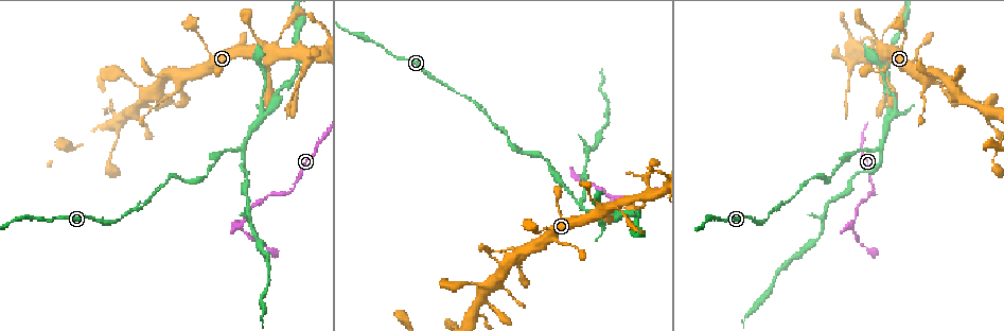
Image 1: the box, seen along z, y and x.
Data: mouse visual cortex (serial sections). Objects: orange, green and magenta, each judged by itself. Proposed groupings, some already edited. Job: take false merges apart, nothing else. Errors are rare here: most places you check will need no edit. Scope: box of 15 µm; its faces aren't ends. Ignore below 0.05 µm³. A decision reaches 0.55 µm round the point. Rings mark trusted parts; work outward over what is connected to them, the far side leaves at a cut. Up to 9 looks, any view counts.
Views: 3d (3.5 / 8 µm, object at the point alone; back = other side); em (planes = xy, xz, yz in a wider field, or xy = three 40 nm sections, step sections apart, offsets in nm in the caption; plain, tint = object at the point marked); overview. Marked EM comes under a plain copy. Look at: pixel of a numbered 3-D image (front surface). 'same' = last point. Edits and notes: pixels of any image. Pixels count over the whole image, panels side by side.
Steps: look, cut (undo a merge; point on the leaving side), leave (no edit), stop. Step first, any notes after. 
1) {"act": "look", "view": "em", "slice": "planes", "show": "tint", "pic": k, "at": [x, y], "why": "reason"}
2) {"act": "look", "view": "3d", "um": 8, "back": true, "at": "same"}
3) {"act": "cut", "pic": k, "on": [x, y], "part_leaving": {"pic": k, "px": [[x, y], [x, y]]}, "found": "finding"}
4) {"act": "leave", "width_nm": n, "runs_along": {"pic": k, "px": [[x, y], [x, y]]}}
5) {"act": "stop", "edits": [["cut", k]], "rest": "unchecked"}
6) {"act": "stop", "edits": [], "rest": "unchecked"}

{"act": "look", "view": "3d", "um": 3.5, "back": true, "pic": 1, "at": [269, 47], "why": "sharp bend"}

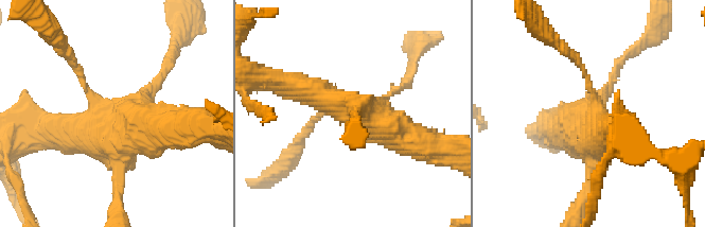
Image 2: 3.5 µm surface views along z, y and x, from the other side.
{"act": "look", "view": "em", "slice": "xy", "step": 5, "show": "tint", "pic": 2, "at": [109, 119], "why": "now the EM"}

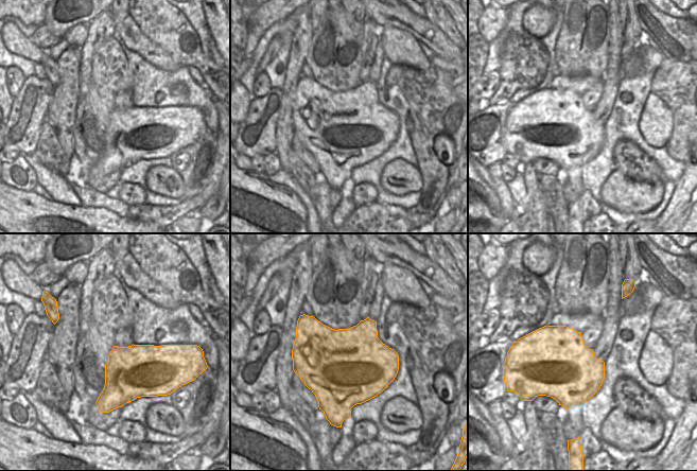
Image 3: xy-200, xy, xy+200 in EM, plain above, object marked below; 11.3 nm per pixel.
{"act": "leave", "runs_along": {"pic": 2, "px": [[424, 144], [369, 114], [297, 87]]}, "found": "all the same cell"}

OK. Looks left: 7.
{"act": "look", "view": "3d", "um": 8, "pic": 1, "at": [864, 58], "why": "a narrow waist"}

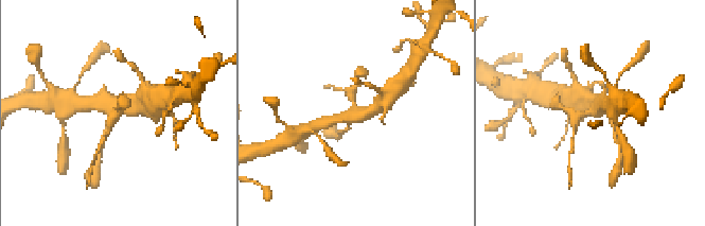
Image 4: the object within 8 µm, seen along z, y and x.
{"act": "look", "view": "em", "slice": "xy", "step": 2, "show": "tint", "pic": 4, "at": [355, 114], "why": "now the EM"}

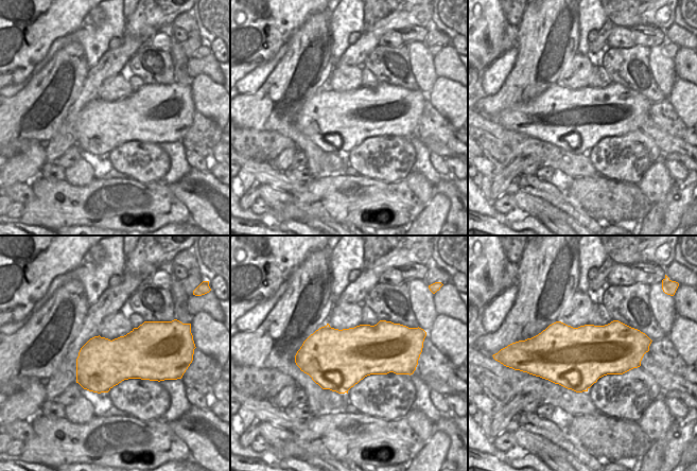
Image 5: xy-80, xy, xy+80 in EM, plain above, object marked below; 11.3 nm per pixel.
{"act": "leave", "runs_along": {"pic": 4, "px": [[325, 122], [370, 112], [381, 104]]}, "found": "one cell here"}

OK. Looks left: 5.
{"act": "look", "view": "3d", "um": 3.5, "pic": 1, "at": [242, 229], "why": "sharp bend"}

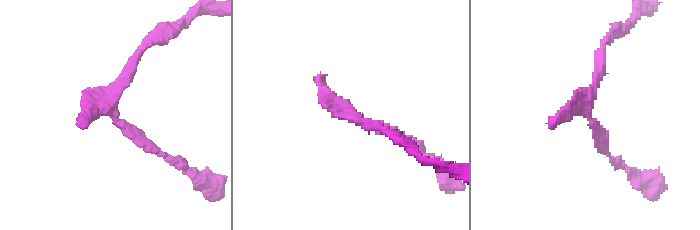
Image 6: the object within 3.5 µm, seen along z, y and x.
{"act": "look", "view": "em", "slice": "xy", "step": 2, "show": "tint", "pic": 6, "at": [588, 109]}

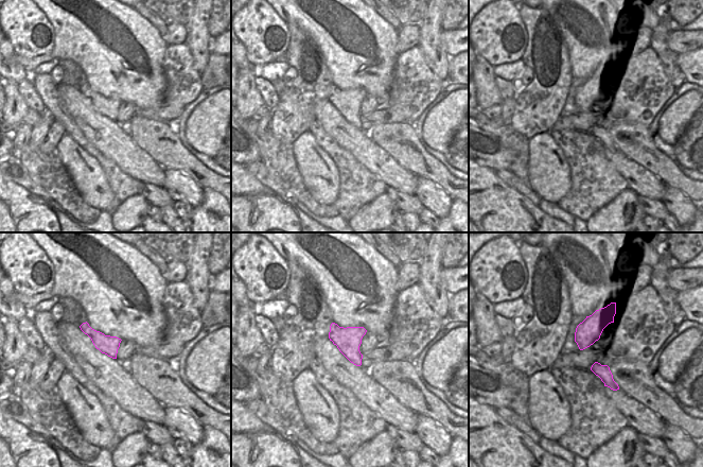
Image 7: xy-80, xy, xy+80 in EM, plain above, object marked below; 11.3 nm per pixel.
{"act": "leave", "found": "continuous, no second cell"}

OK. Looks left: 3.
{"act": "look", "view": "3d", "um": 8, "pic": 1, "at": [513, 145], "why": "abrupt turn"}

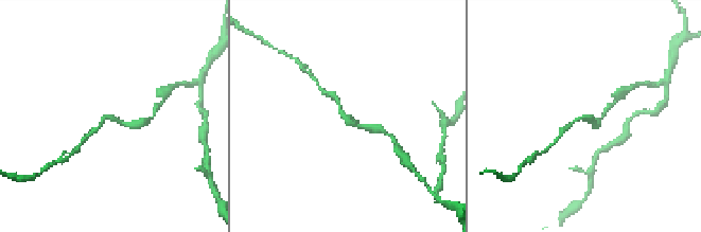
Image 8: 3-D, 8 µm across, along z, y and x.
{"act": "look", "view": "em", "slice": "planes", "show": "tint", "pic": 8, "at": [108, 118], "arm_widths_nm": [150, 200]}

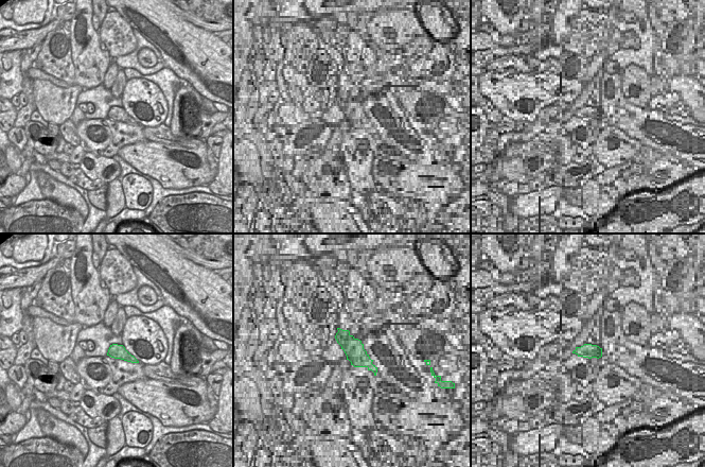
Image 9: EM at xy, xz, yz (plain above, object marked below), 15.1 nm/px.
{"act": "leave", "runs_along": {"pic": 8, "px": [[333, 96], [351, 124], [373, 127]]}, "found": "one cell here"}

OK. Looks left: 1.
{"act": "stop", "edits": [], "rest": "unchecked"}

